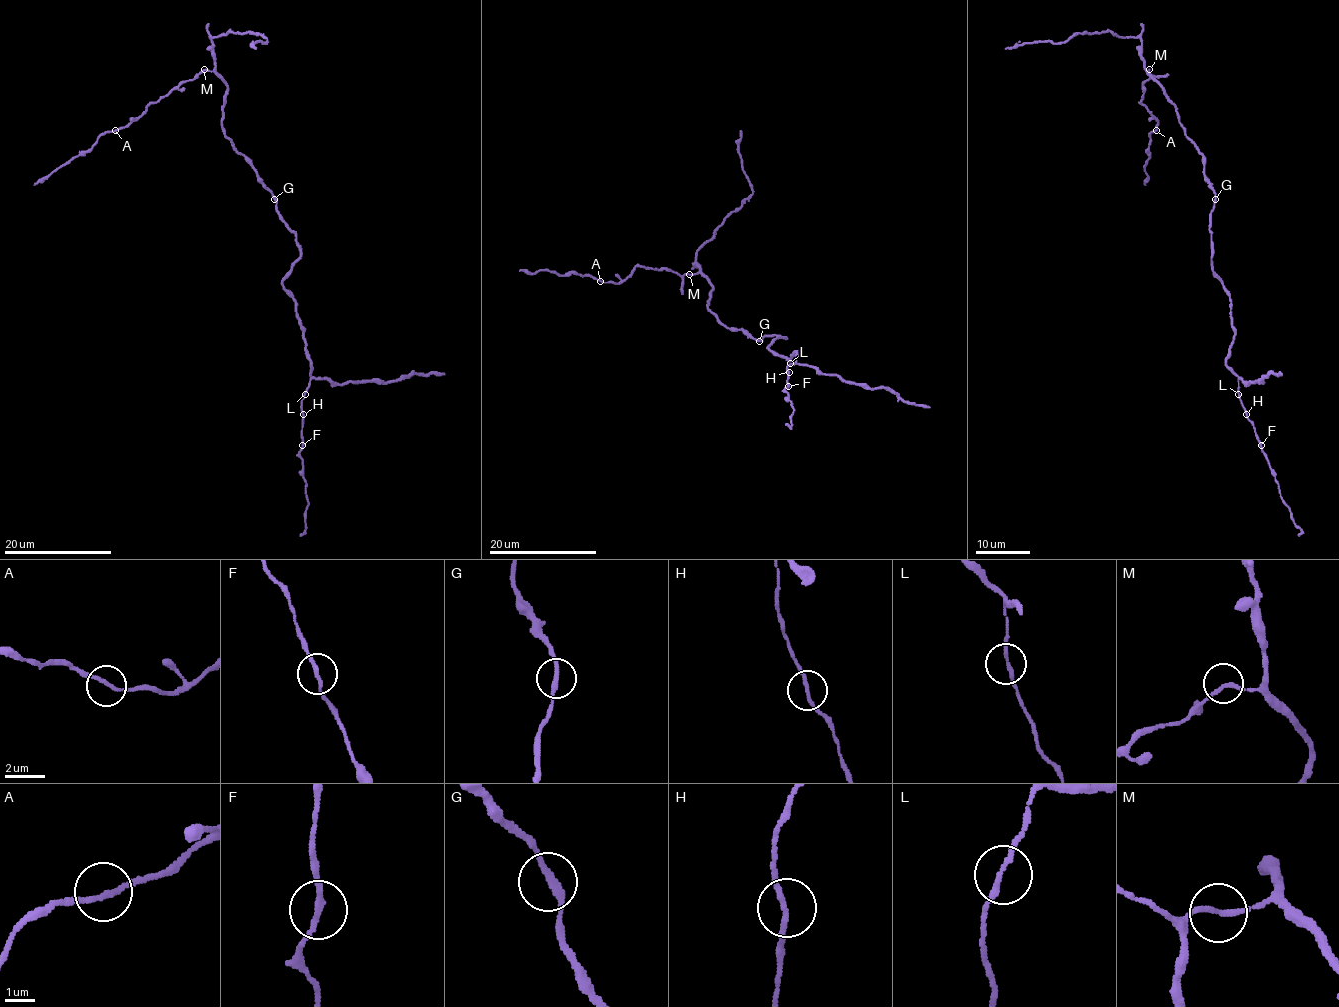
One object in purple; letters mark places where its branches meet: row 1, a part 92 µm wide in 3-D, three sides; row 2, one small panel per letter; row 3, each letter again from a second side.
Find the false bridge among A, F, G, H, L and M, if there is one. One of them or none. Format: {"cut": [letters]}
{"cut": []}

